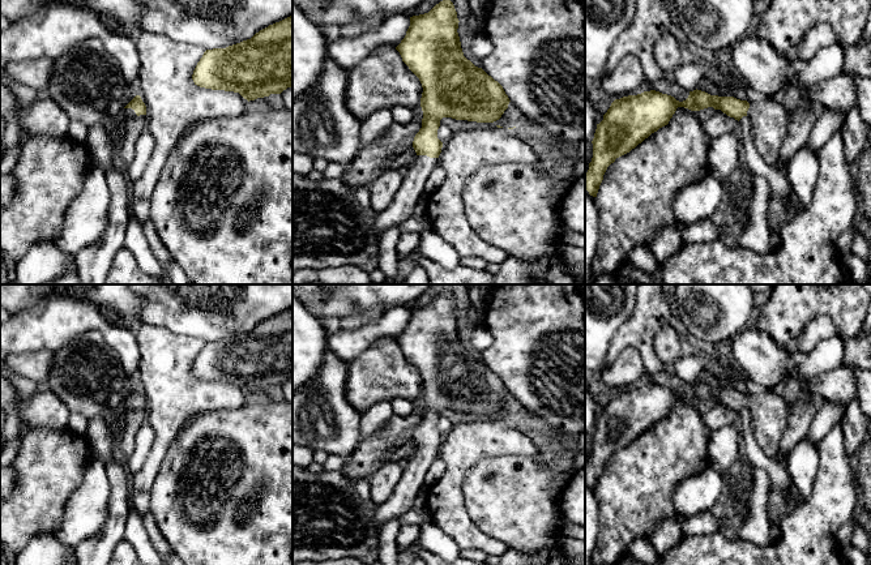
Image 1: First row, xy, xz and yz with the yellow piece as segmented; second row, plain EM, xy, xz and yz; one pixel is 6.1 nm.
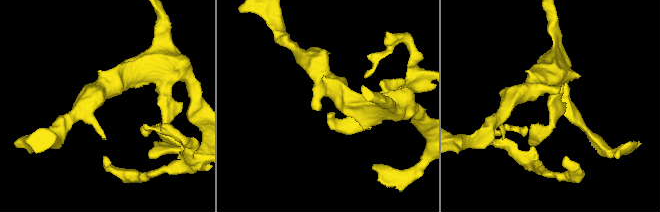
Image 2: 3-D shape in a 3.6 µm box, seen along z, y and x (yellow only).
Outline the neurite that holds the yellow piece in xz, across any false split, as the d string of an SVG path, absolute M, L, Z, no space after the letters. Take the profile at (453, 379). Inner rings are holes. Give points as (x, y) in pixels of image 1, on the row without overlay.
M443 292L428 305L410 309L406 328L396 339L402 354L422 376L420 399L423 411L422 420L413 433L417 448L407 457L407 466L404 468L393 493L385 502L379 504L375 510L373 518L379 525L384 525L390 519L398 519L411 509L419 489L424 484L424 475L434 461L439 458L443 435L437 431L437 421L443 410L494 415L501 410L511 394L498 373L464 348L457 325L458 314L453 295Z

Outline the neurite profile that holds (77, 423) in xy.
M71 412L69 415L69 429L76 432L77 435L85 436L87 431L89 419L81 414Z

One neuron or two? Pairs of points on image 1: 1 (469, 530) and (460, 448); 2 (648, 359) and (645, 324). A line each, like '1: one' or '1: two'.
1: one
2: one

